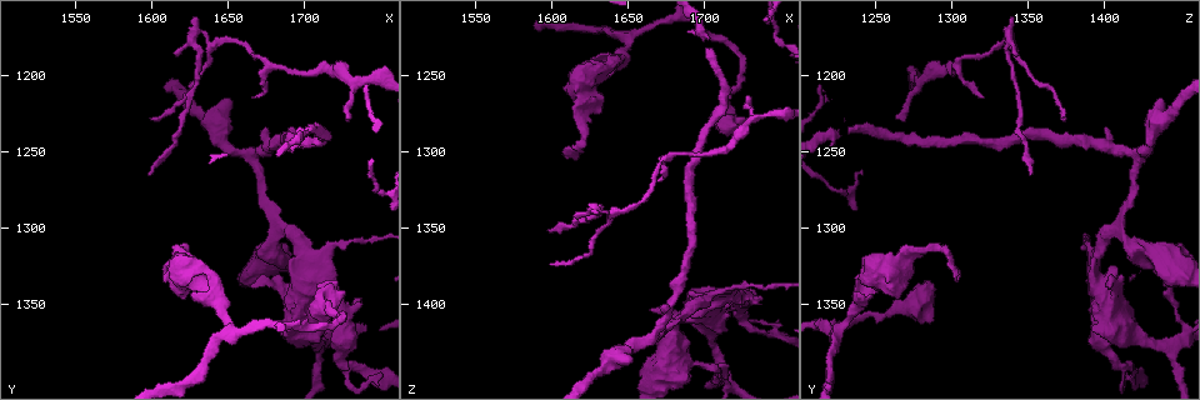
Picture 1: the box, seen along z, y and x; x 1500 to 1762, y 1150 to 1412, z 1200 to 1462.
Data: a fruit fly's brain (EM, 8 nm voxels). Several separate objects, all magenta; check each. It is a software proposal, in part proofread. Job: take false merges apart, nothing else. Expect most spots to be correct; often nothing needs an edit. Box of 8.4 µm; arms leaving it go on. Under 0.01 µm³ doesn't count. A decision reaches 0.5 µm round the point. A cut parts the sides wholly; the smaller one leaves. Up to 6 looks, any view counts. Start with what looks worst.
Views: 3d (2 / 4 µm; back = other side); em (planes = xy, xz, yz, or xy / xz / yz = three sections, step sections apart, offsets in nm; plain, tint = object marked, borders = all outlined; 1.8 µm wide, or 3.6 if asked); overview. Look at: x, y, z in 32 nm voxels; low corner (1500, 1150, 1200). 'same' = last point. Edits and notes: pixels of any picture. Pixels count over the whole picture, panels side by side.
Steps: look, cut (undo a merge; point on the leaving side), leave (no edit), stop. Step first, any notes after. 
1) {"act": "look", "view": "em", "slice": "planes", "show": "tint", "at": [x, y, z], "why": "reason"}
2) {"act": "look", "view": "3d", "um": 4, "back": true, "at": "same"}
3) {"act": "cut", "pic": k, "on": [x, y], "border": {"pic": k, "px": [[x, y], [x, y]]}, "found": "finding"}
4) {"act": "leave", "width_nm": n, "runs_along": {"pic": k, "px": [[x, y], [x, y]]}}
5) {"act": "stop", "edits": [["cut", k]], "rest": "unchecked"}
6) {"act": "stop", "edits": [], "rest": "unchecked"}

{"act": "look", "view": "3d", "um": 4, "at": [1686, 1300, 1410], "why": "calibre changes"}

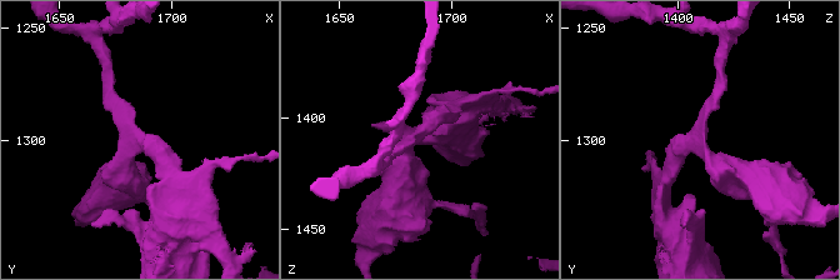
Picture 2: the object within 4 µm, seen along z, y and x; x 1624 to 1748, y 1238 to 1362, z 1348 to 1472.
{"act": "look", "view": "em", "slice": "yz", "step": 16, "show": "tint", "at": [1683, 1300, 1410], "why": "shape alone is not enough"}

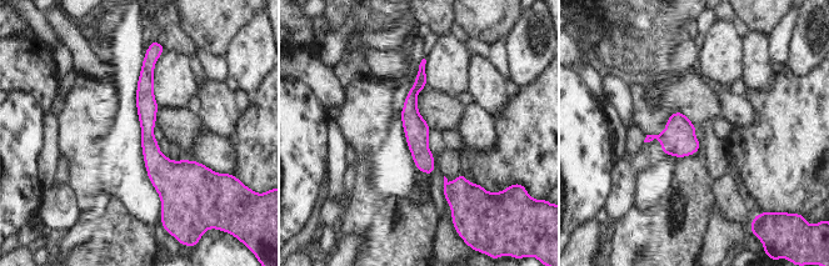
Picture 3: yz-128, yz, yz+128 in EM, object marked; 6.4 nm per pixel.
{"act": "look", "view": "em", "slice": "planes", "show": "borders", "at": "same", "why": "another direction"}

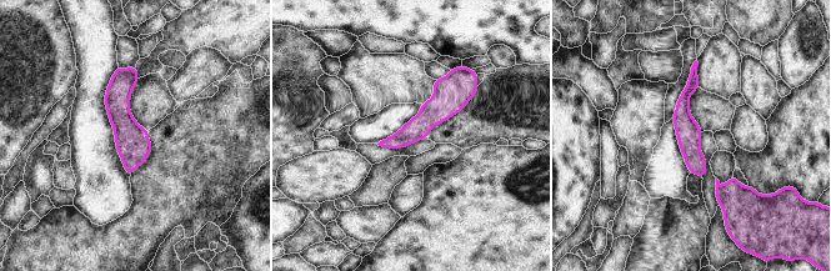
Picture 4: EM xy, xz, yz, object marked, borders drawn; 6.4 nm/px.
{"act": "leave", "runs_along": {"pic": 4, "px": [[694, 70], [684, 123], [701, 172]]}, "found": "all the same neuron"}

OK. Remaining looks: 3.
{"act": "look", "view": "3d", "um": 2, "at": [1710, 1376, 1440]}

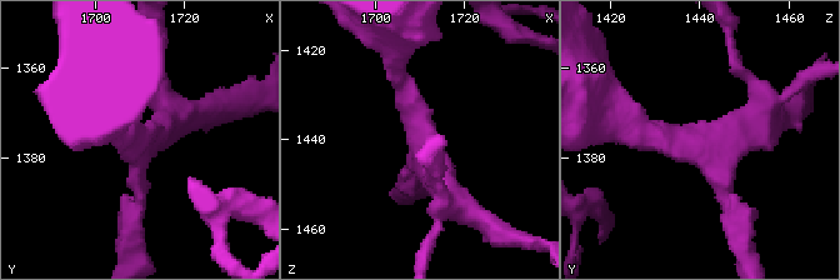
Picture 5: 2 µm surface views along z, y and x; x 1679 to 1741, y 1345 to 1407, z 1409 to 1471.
{"act": "look", "view": "em", "slice": "xy", "step": 4, "show": "tint", "at": [1711, 1375, 1440], "arms": 3, "arm_widths_nm": [180, 220, 320]}

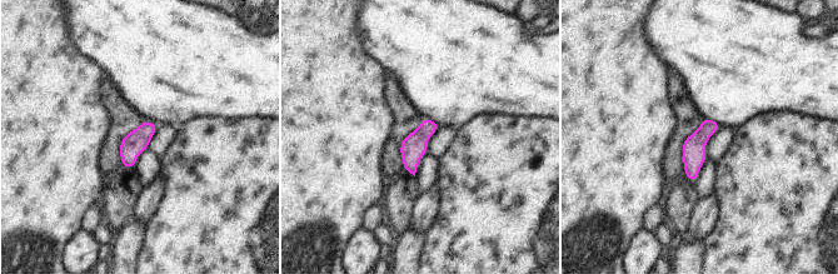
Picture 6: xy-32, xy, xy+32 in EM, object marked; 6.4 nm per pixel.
{"act": "leave", "found": "all the same neuron"}

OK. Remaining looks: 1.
{"act": "stop", "edits": [], "rest": "unchecked"}

